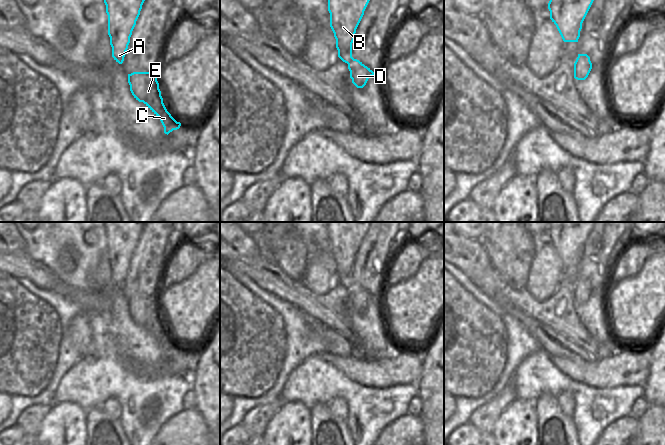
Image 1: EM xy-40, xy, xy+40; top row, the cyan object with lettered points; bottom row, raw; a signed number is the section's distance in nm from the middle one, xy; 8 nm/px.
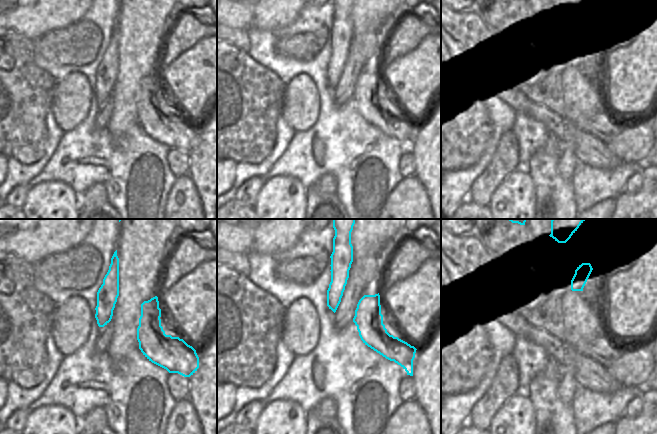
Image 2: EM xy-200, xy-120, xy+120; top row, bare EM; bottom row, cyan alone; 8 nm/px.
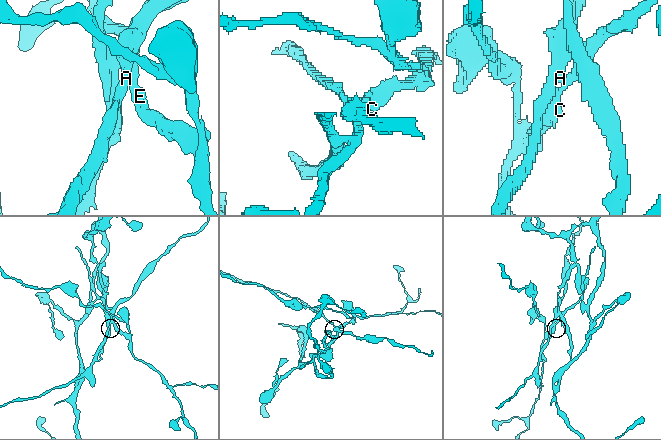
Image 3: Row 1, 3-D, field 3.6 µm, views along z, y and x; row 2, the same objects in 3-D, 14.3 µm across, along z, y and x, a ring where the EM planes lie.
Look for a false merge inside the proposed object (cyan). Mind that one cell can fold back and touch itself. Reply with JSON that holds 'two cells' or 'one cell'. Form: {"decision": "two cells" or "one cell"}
{"decision": "two cells"}

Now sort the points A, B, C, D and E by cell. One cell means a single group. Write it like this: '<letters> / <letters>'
A B / C D E

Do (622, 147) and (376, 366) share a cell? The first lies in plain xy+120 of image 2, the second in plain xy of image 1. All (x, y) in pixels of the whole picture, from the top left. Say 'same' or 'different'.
same

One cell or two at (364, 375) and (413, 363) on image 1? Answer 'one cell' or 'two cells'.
one cell

